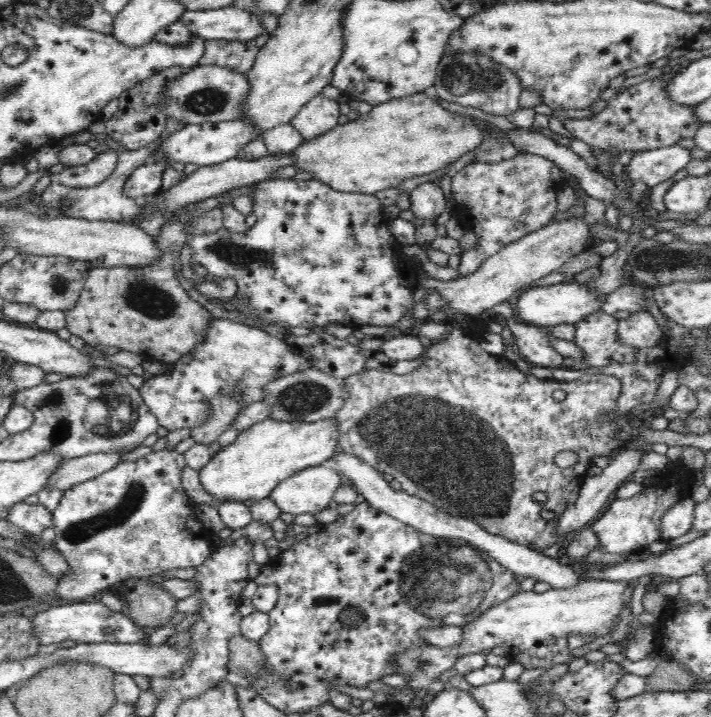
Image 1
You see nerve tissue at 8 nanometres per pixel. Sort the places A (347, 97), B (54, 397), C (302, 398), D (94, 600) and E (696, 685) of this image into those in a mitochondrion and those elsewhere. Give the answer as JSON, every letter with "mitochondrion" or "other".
{"A":"other","B":"mitochondrion","C":"mitochondrion","D":"other","E":"other"}

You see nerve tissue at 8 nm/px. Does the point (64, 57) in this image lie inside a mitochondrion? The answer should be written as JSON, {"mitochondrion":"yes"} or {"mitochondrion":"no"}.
{"mitochondrion":"no"}

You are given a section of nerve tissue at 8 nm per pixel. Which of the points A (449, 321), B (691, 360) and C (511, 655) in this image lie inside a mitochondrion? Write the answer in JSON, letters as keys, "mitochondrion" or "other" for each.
{"A":"other","B":"other","C":"other"}

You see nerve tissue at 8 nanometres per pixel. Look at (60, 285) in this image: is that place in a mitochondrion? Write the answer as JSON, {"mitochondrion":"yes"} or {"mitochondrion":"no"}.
{"mitochondrion":"yes"}

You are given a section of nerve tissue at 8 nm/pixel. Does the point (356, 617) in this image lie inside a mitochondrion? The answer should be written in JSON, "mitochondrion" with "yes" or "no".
{"mitochondrion":"yes"}

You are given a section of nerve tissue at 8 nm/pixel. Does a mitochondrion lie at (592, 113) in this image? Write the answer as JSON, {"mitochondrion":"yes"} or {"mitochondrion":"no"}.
{"mitochondrion":"no"}

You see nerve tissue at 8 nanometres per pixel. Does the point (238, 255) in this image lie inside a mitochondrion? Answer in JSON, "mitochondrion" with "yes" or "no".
{"mitochondrion":"yes"}

